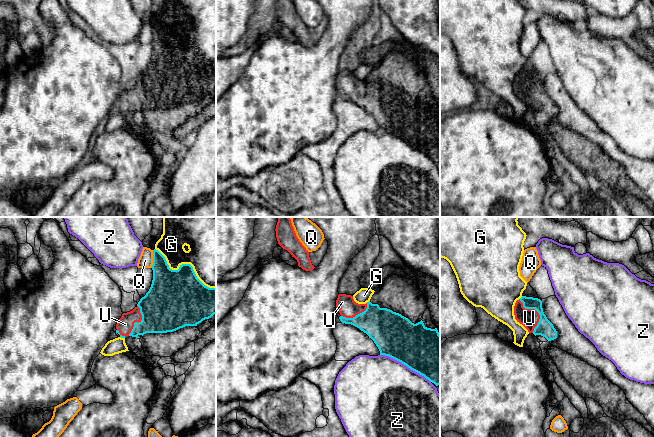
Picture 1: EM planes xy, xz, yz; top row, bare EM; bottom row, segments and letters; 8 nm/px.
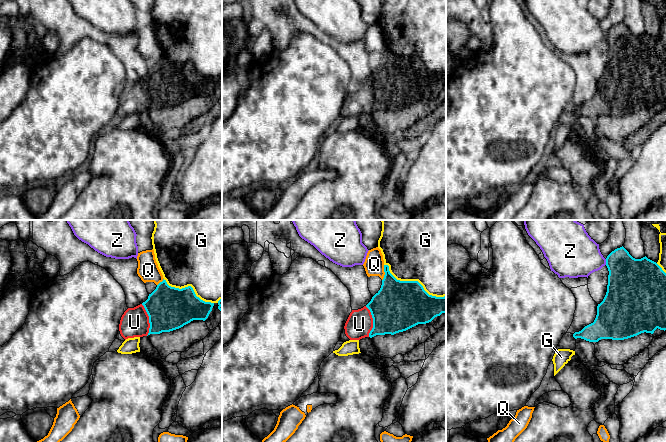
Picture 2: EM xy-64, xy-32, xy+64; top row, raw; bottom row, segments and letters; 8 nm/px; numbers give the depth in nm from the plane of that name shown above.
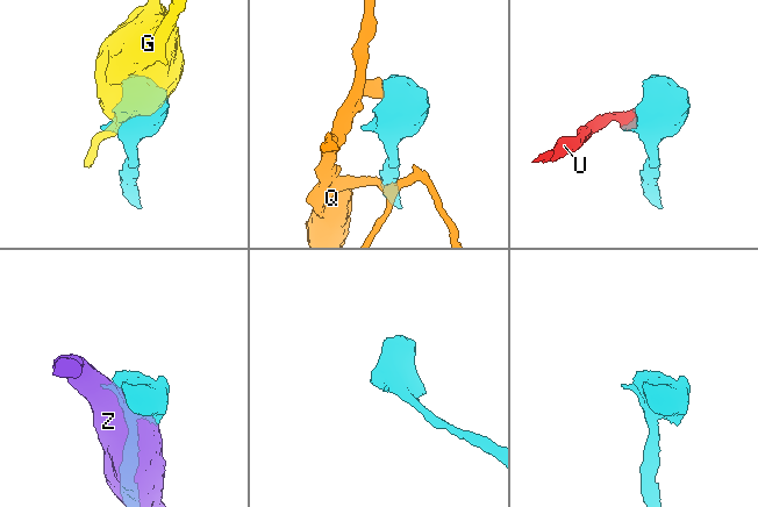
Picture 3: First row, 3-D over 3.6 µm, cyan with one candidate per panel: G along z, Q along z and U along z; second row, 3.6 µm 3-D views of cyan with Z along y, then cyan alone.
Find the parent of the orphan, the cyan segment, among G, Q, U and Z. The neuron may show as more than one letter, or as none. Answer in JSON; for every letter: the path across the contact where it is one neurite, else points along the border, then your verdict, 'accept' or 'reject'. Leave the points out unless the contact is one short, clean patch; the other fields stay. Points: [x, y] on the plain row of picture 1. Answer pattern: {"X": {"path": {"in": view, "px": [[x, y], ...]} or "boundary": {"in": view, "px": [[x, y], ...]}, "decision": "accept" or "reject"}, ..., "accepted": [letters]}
{"G": {"decision": "reject"}, "Q": {"boundary": {"in": "xy", "px": [[153, 26], [153, 40], [151, 43]]}, "decision": "reject"}, "U": {"path": {"in": "yz", "px": [[545, 104], [539, 98], [537, 87], [529, 94]]}, "decision": "accept"}, "Z": {"decision": "reject"}, "accepted": ["U"]}

